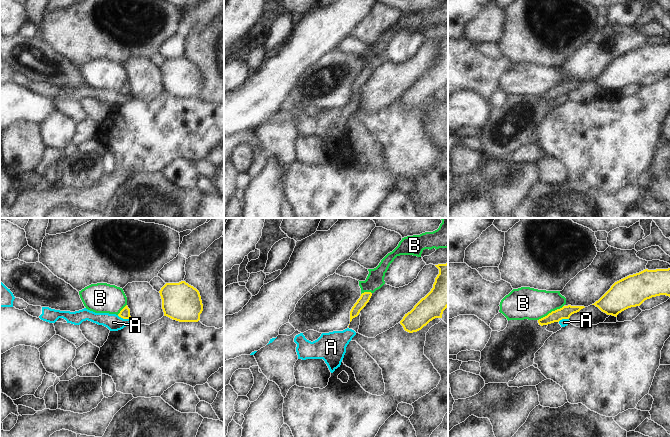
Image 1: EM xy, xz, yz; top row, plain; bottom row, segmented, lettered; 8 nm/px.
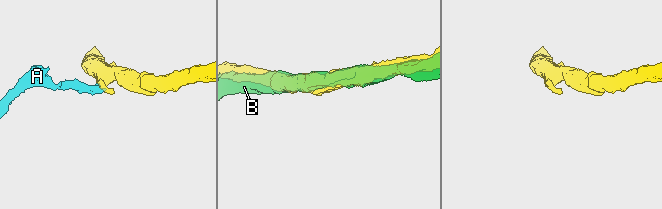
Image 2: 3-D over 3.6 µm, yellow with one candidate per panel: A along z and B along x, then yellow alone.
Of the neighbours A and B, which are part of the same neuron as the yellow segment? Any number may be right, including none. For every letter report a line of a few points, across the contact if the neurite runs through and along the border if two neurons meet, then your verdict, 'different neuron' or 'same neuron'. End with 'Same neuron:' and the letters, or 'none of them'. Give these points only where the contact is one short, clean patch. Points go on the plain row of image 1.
A: line xy (117, 91), (129, 95); different neuron
B: different neuron
Same neuron: none of them

